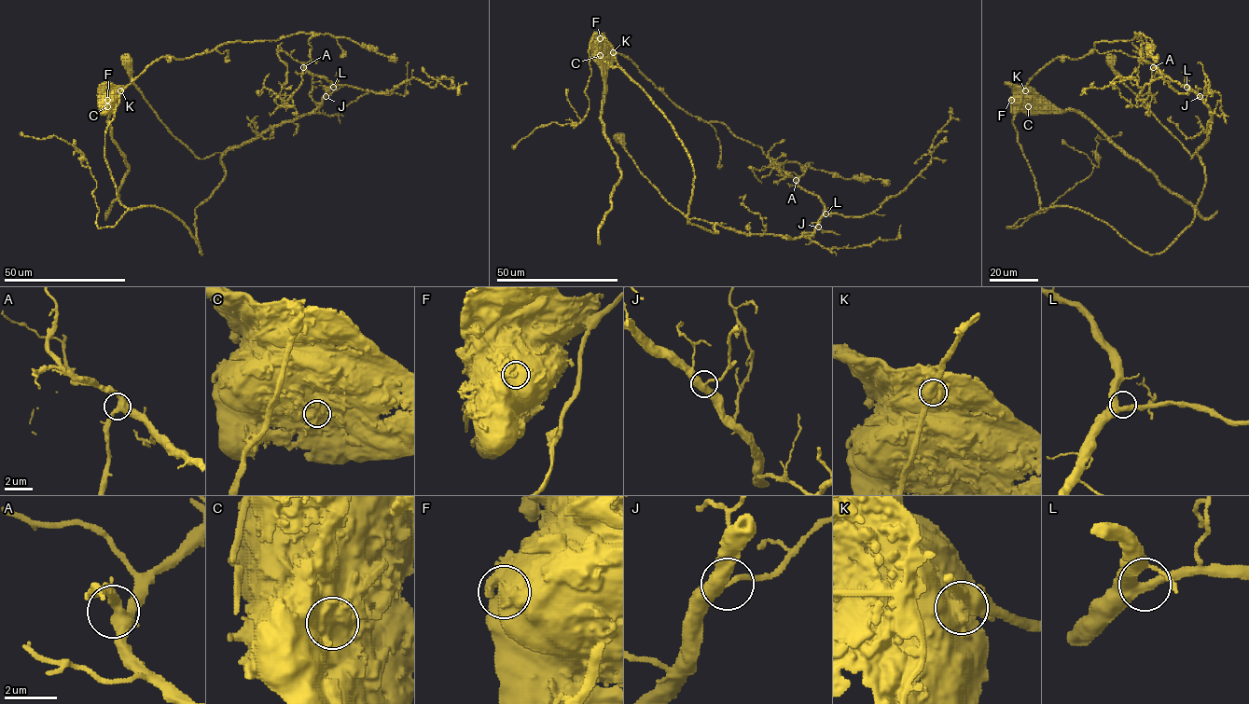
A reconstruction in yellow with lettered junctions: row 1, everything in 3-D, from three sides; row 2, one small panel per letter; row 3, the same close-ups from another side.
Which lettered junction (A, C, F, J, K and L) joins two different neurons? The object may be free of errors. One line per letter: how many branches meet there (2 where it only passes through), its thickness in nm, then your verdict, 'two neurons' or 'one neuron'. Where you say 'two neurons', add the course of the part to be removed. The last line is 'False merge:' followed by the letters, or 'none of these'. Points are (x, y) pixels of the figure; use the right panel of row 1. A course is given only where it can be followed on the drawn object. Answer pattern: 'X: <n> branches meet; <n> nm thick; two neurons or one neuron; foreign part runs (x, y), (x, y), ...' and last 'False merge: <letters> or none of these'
A: 3 branches meet; 440 nm thick; one neuron
C: 3 branches meet; 600 nm thick; one neuron
F: 3 branches meet; 600 nm thick; one neuron
J: 3 branches meet; 400 nm thick; one neuron
K: 3 branches meet; 650 nm thick; two neurons; foreign part runs (1025, 89), (1013, 125), (1042, 209), (1079, 209), (1150, 255), (1190, 225), (1210, 109), (1138, 34), (1034, 75)
L: 3 branches meet; 360 nm thick; one neuron
False merge: K

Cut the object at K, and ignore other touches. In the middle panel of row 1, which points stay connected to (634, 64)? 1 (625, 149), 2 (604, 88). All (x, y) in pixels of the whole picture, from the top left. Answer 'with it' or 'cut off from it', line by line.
1: with it
2: cut off from it

